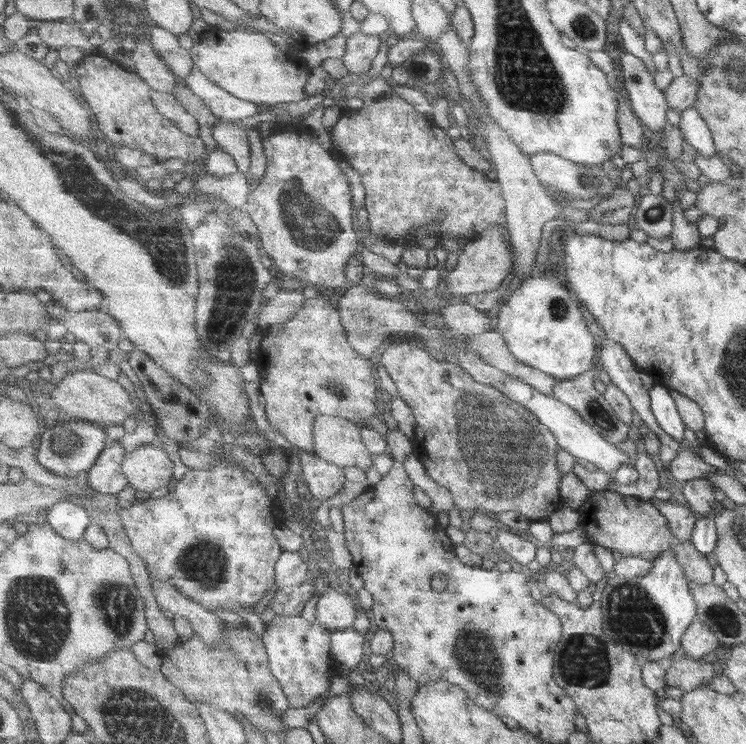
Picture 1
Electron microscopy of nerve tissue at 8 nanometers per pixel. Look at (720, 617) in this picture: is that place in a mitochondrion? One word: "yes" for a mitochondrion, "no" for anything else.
yes

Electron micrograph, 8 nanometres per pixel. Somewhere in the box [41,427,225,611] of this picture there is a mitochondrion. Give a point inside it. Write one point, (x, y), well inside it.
(65, 444)

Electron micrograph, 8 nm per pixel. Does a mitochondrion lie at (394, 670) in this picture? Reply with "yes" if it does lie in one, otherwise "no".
no

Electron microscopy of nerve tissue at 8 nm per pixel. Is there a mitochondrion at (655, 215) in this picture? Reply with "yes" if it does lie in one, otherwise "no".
yes

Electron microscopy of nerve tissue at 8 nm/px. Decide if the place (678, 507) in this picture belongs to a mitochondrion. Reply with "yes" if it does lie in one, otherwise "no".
no

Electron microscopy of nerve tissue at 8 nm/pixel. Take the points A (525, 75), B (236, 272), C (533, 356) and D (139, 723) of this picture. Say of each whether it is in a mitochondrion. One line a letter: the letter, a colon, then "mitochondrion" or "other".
A: mitochondrion
B: mitochondrion
C: other
D: mitochondrion

